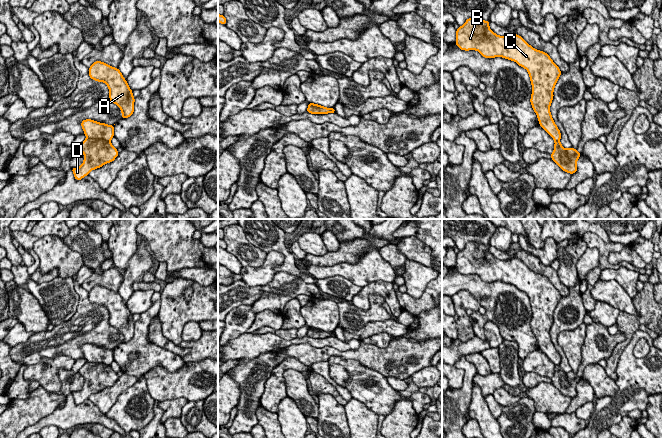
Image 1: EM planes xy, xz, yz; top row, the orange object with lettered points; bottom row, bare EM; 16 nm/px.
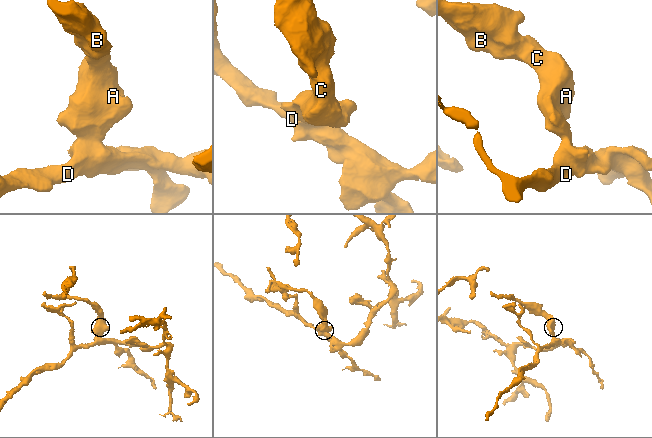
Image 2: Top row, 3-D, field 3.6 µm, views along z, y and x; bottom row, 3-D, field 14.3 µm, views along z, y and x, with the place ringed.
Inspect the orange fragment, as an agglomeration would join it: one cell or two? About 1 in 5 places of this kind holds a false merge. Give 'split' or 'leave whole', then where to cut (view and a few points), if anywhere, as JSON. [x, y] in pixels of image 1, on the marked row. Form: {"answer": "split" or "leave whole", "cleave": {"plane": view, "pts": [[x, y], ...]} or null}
{"answer": "split", "cleave": {"plane": "xy", "pts": [[87, 137], [109, 141]]}}

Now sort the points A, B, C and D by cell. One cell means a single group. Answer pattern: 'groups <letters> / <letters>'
groups A B C / D

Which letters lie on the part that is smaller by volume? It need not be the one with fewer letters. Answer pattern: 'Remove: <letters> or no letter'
Remove: A, B, C

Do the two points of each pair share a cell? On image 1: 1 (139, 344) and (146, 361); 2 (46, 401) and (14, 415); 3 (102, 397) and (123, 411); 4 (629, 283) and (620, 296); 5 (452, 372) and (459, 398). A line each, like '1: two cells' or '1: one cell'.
1: one cell
2: one cell
3: two cells
4: two cells
5: two cells

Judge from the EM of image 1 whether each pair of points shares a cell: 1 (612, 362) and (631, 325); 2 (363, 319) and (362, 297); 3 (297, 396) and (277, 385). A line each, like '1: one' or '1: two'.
1: one
2: two
3: two

